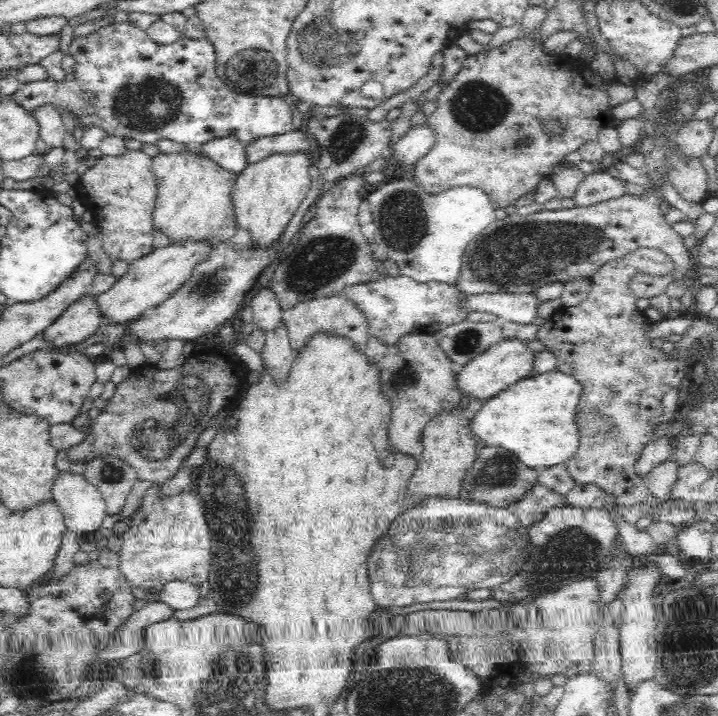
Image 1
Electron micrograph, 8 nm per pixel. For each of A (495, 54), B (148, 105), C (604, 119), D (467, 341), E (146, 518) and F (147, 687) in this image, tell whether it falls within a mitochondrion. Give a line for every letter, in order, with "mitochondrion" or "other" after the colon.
A: other
B: mitochondrion
C: other
D: mitochondrion
E: other
F: other

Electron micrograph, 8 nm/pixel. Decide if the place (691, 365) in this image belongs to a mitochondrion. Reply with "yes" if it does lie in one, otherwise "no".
no

